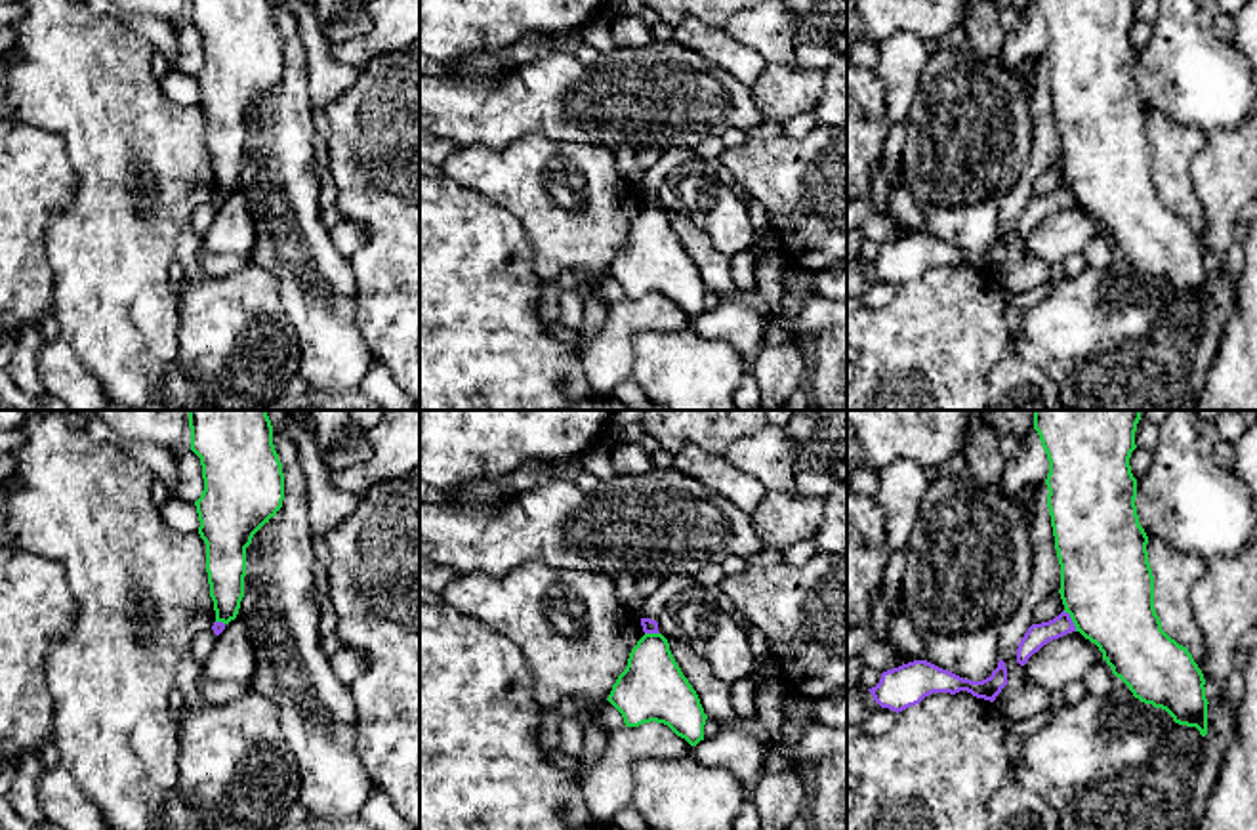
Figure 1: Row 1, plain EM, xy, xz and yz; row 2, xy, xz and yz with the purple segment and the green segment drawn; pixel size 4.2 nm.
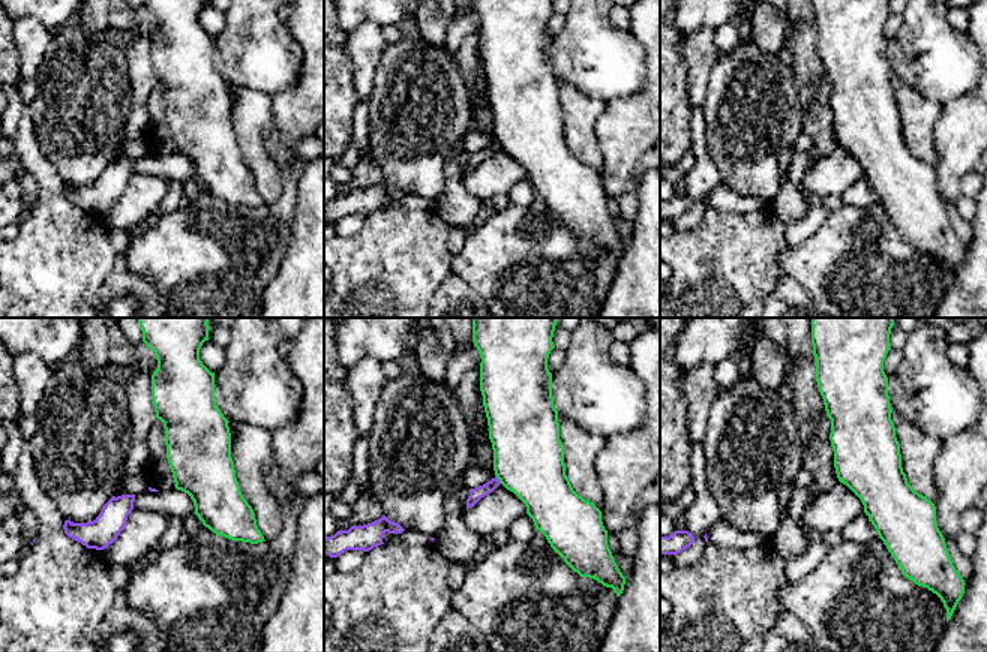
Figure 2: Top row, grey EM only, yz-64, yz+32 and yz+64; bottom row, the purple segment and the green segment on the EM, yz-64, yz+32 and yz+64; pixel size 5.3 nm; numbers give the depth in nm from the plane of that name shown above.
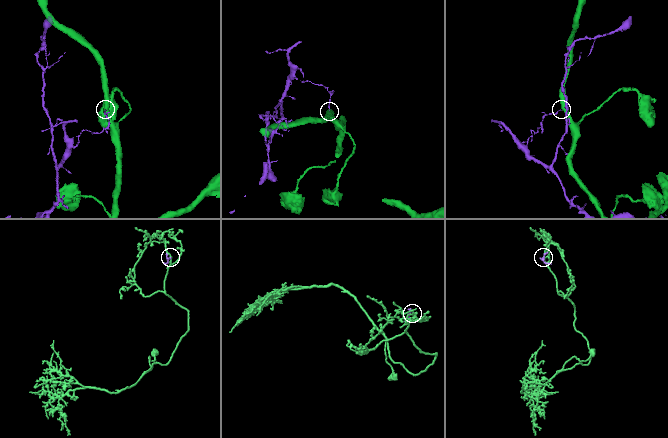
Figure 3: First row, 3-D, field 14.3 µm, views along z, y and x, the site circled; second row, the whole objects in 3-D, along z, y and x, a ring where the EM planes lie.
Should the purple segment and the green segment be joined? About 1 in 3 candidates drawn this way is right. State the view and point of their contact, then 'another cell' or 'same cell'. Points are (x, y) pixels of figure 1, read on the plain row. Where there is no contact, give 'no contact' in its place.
meets purple in yz at (1071, 193); another cell

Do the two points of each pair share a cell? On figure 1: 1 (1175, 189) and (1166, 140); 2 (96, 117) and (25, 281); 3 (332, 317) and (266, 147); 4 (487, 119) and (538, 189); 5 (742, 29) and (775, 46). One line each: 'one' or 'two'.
1: one
2: two
3: one
4: two
5: one

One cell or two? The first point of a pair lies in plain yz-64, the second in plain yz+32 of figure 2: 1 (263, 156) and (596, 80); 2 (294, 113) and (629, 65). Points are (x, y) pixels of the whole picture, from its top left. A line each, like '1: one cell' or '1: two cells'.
1: two cells
2: two cells

